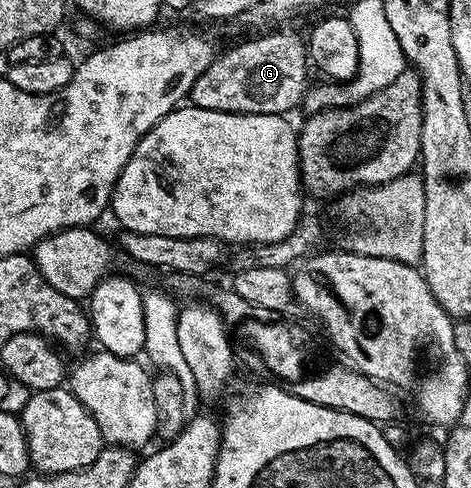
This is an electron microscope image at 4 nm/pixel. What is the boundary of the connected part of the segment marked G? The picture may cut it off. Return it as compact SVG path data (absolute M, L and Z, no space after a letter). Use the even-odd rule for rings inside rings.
M274 29L257 37L246 37L231 51L219 54L196 77L188 99L200 109L212 109L224 113L241 115L285 116L294 106L303 102L308 90L306 67L308 68L308 47L298 35L286 29Z

